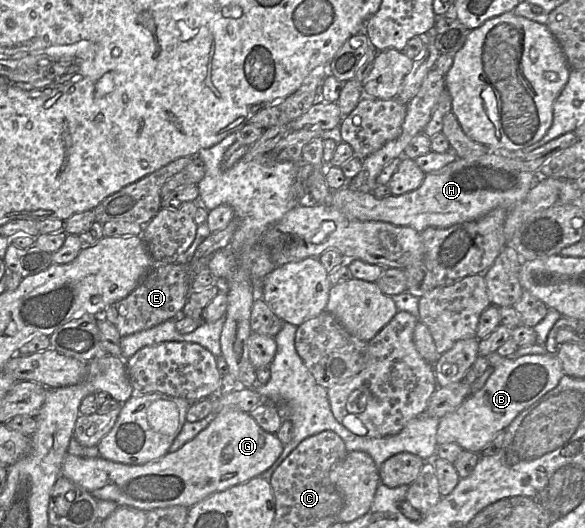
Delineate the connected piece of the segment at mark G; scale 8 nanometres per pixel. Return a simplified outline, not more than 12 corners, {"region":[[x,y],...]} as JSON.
{"region":[[238,408],[143,465],[67,454],[97,500],[190,508],[261,476],[284,444]]}

